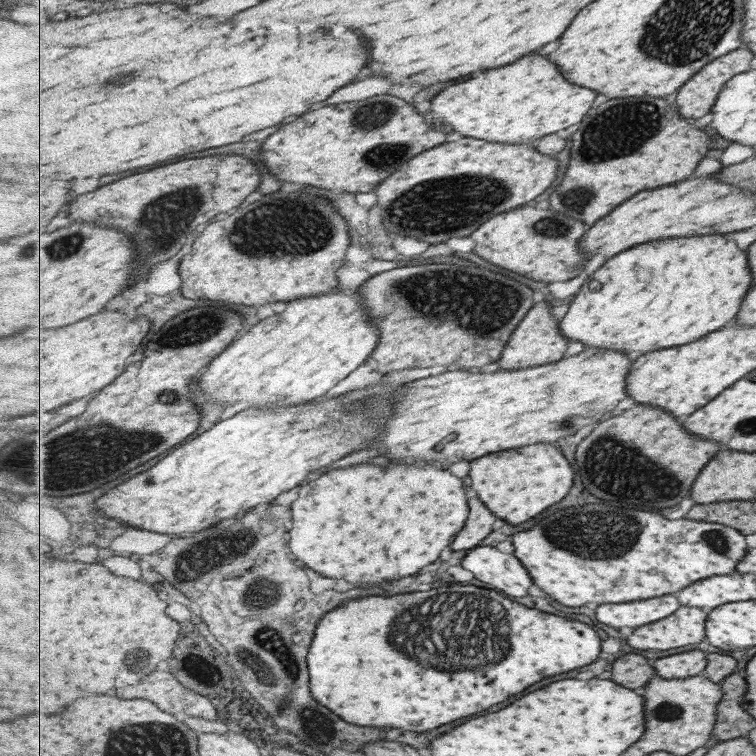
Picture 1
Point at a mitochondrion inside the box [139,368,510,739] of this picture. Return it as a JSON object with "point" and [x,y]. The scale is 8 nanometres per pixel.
{"point":[283,666]}

